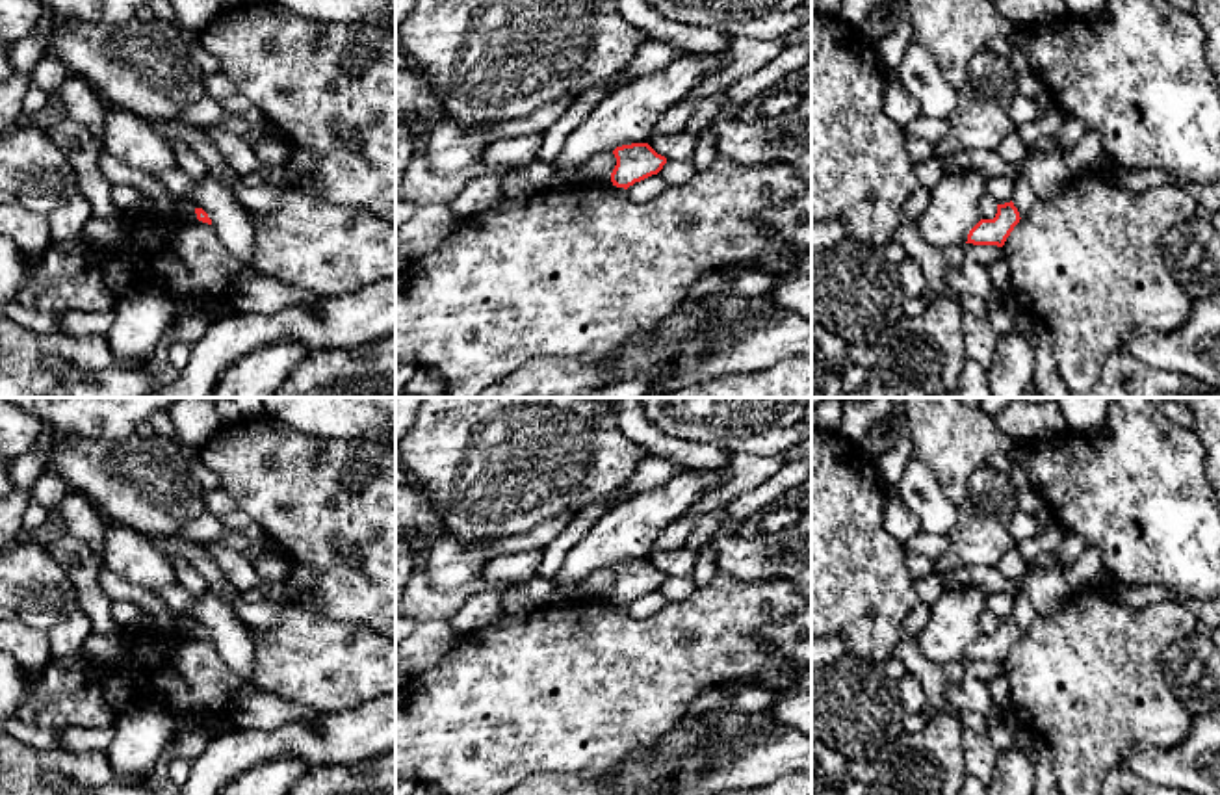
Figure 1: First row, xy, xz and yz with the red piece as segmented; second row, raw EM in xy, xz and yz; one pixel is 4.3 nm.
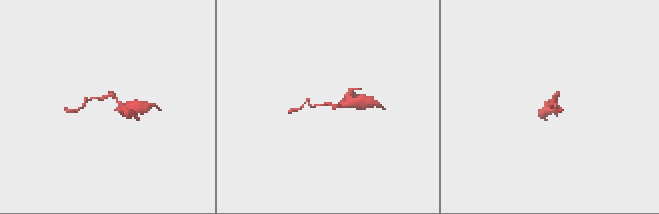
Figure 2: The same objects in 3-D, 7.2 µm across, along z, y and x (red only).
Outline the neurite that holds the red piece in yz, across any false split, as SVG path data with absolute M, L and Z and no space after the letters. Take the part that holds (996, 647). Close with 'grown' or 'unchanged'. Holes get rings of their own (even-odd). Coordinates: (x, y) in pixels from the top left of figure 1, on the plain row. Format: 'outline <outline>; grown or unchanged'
outline M1014 619L997 620L993 635L980 635L967 650L966 659L1003 663L1014 643L1019 639Z; unchanged

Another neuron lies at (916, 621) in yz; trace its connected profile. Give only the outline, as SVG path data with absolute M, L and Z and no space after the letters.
M917 602L904 620L906 635L915 639L927 626L930 606Z

